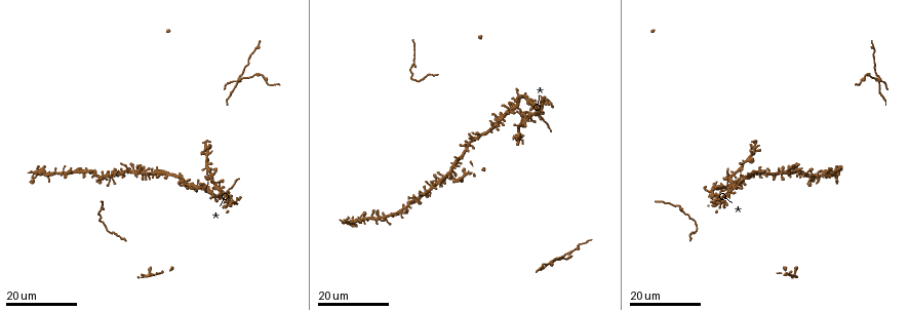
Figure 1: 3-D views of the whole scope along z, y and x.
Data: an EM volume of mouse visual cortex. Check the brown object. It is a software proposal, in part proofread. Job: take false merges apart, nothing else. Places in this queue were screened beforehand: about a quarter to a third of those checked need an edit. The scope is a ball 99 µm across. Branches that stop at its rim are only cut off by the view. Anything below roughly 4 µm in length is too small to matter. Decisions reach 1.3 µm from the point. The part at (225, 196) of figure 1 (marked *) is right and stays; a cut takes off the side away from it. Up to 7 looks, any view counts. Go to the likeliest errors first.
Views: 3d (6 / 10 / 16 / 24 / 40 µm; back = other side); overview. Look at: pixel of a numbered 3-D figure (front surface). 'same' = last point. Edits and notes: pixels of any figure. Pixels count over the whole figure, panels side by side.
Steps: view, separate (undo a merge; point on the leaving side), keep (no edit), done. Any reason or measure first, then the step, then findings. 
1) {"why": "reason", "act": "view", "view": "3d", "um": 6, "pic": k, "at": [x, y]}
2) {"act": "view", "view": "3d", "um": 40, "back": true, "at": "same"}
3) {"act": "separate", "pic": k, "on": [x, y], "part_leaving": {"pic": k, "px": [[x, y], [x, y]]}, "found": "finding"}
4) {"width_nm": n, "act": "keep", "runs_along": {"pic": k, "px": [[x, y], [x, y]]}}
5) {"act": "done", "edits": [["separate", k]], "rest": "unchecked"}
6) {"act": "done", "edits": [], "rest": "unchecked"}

{"why": "three arms meet", "act": "view", "view": "3d", "um": 16, "pic": 1, "at": [238, 81]}

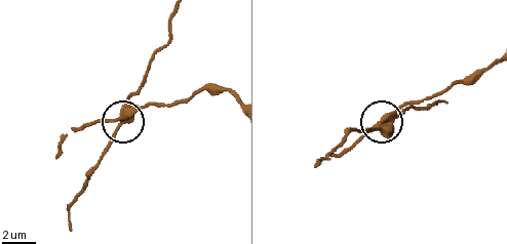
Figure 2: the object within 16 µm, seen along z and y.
{"why": "zoom in", "act": "view", "view": "3d", "um": 10, "pic": 2, "at": [118, 122]}

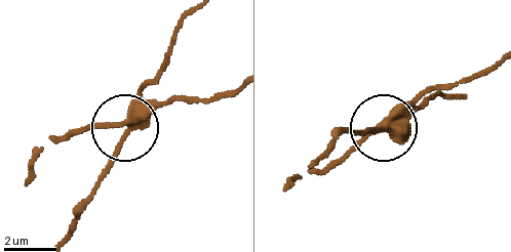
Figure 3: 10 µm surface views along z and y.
{"act": "separate", "pic": 3, "on": [148, 80], "part_leaving": {"pic": 3, "px": [[133, 116], [186, 18]]}, "found": "two neurons meet here"}

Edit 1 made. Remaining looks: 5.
{"why": "looks like a crossing", "act": "view", "view": "3d", "um": 24, "pic": 1, "at": [209, 150]}

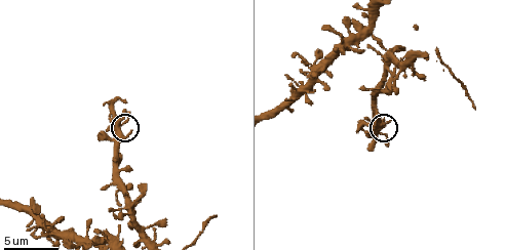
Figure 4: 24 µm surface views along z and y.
{"act": "view", "view": "3d", "um": 10, "pic": 4, "at": [117, 121]}

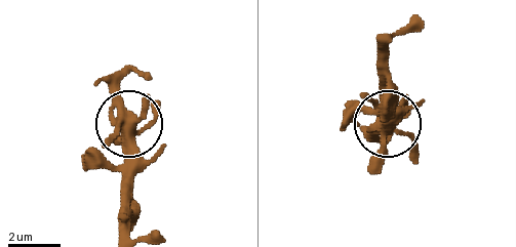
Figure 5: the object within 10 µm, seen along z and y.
{"width_nm": 400, "act": "keep", "found": "continuous, no second neuron"}

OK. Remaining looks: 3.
{"act": "view", "view": "3d", "um": 16, "pic": 1, "at": [539, 113]}

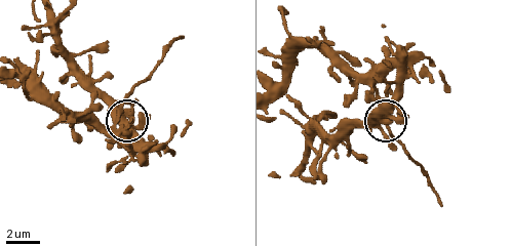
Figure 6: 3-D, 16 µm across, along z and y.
{"why": "zoom in", "act": "view", "view": "3d", "um": 6, "pic": 6, "at": [387, 119]}

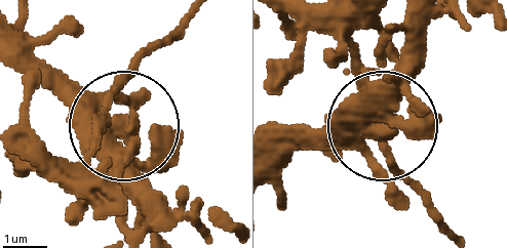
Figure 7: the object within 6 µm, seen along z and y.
{"act": "separate", "pic": 7, "on": [131, 76], "part_leaving": {"pic": 7, "px": [[111, 91], [184, 18]]}, "found": "a second neuron is stuck on"}

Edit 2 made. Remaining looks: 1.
{"act": "done", "edits": [["separate", 3], ["separate", 7]], "rest": "unchecked"}

